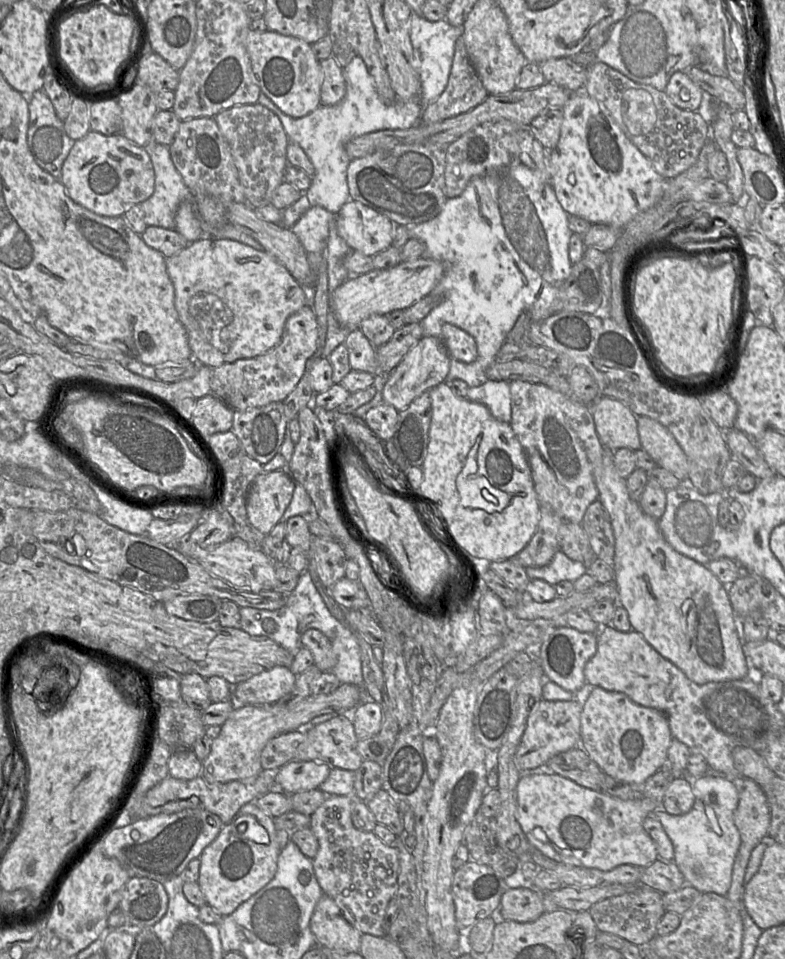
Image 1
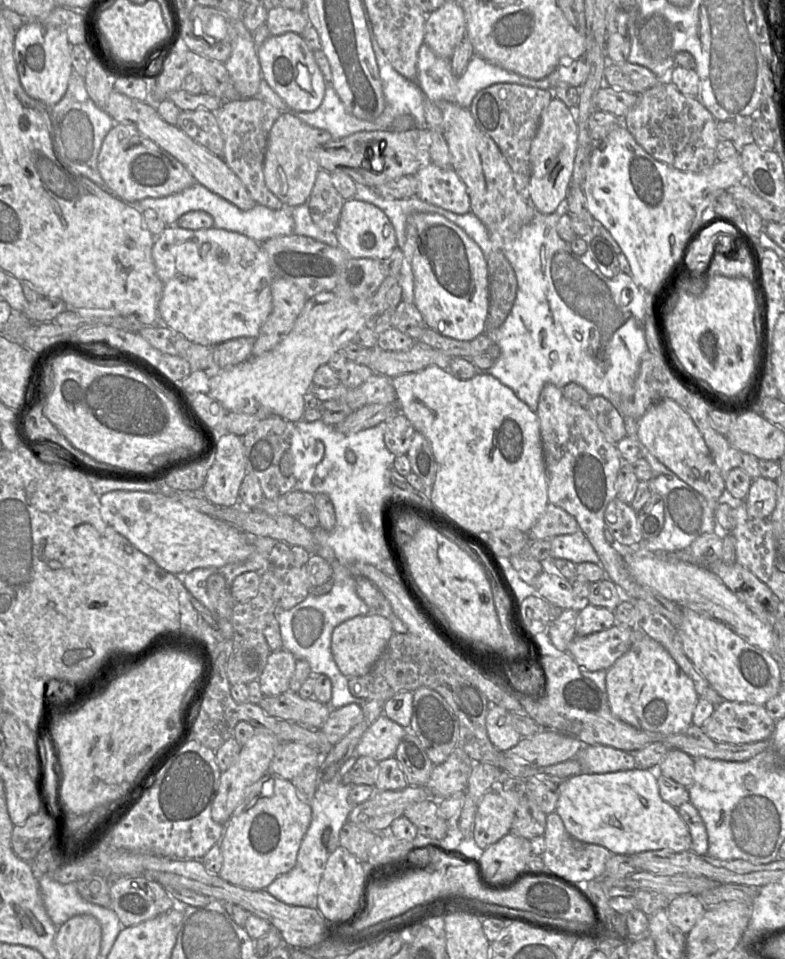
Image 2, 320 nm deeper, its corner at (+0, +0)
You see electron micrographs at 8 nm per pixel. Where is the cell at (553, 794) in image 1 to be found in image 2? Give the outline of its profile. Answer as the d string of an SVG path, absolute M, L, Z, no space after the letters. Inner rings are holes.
M648 769L571 776L559 786L555 812L572 837L603 846L612 854L630 856L654 850L691 850L687 825L677 809L661 799L657 778Z

